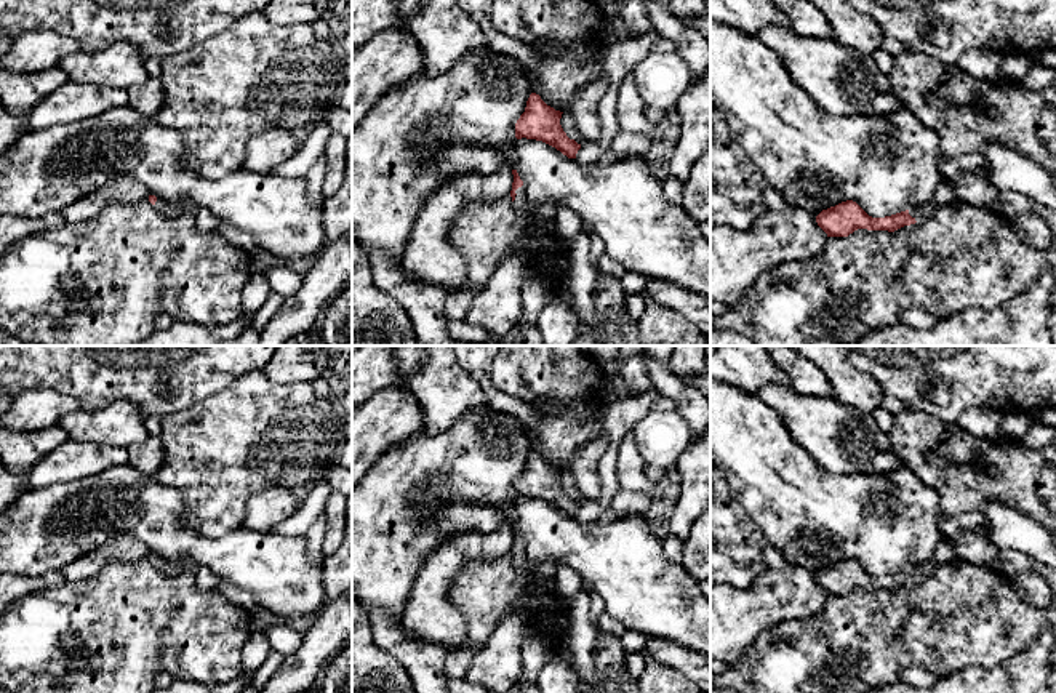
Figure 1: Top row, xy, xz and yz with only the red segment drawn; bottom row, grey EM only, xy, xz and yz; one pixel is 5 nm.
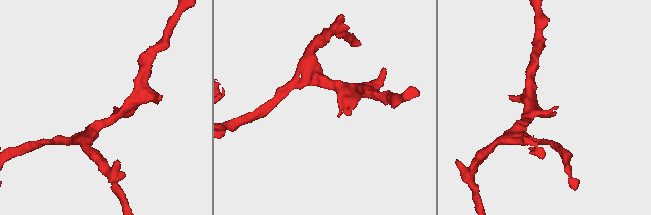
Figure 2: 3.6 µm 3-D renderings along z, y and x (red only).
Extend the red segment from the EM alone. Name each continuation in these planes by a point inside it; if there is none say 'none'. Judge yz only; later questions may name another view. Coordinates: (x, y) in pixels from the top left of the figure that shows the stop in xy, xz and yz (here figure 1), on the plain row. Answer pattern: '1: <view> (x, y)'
1: yz (920, 572)

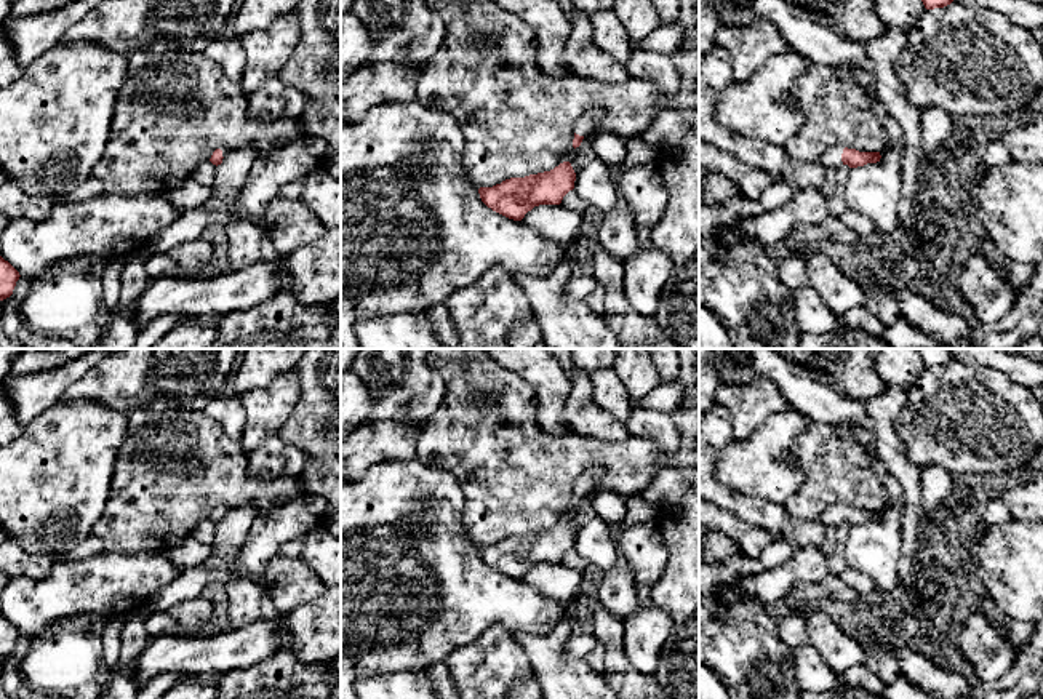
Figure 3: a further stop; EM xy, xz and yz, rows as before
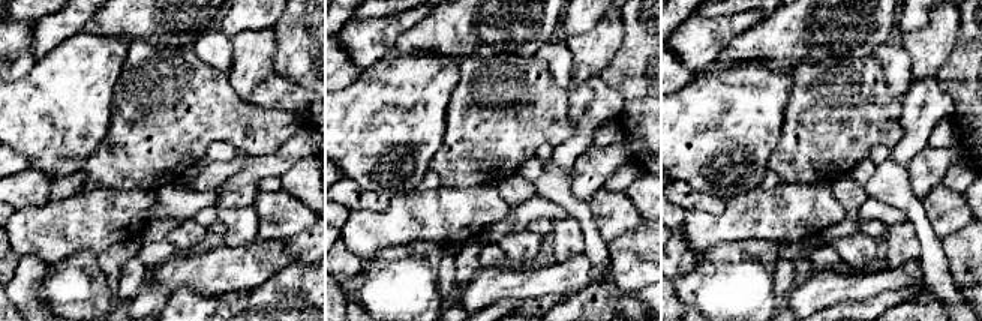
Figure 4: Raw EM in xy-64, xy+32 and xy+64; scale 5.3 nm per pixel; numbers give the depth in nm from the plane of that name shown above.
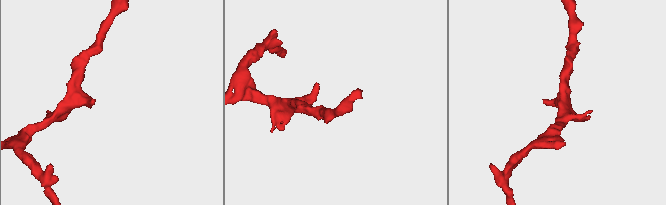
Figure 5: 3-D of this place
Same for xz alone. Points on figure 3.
1: xz (592, 474)

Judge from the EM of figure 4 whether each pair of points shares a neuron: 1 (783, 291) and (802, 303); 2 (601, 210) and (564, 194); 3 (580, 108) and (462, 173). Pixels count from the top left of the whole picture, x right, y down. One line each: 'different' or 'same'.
1: different
2: different
3: different

